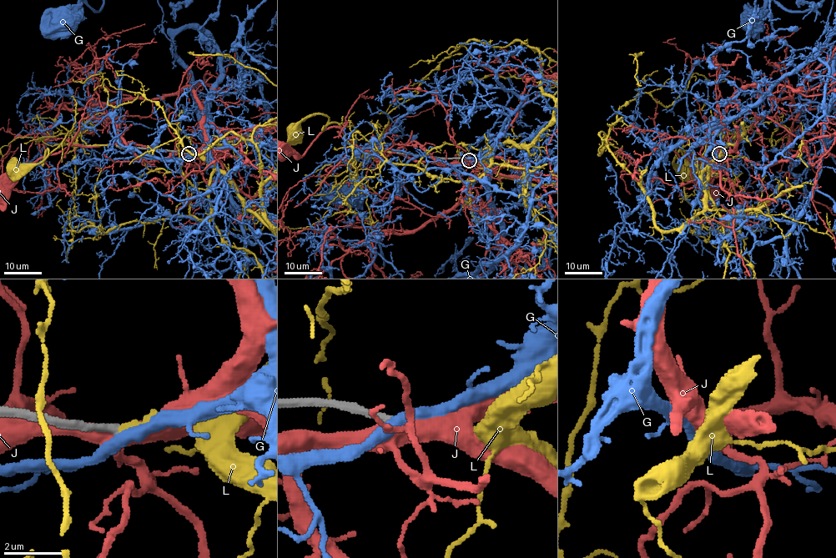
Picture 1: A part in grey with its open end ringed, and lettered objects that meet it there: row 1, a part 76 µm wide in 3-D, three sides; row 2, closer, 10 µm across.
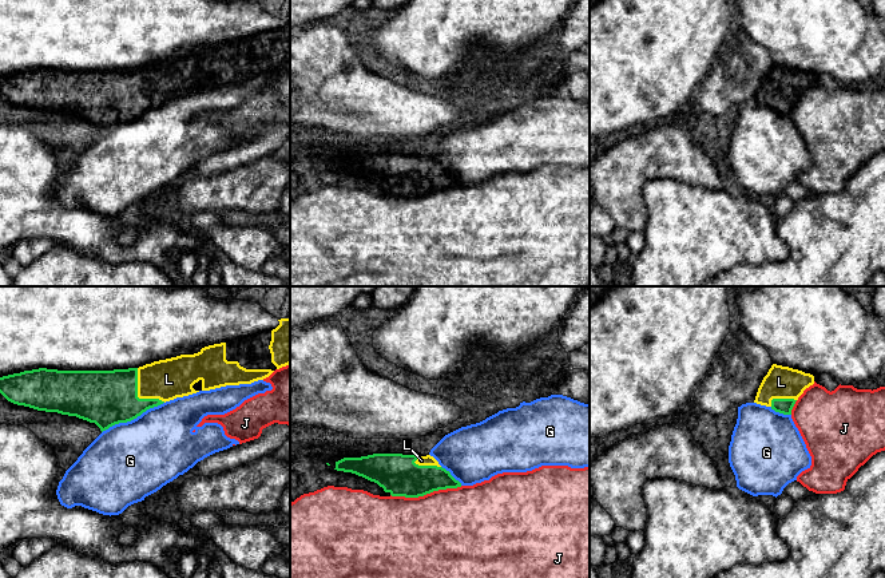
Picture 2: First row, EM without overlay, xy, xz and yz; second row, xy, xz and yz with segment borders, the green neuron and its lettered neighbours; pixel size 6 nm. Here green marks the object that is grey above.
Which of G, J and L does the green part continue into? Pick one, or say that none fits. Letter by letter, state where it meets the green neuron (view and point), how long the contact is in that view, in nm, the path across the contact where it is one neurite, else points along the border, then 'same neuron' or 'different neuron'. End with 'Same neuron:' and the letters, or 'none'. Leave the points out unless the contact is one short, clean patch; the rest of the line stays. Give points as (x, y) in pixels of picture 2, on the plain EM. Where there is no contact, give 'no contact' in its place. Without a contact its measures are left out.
G: xy (133, 119) | 420 nm | along xy (163, 102), (147, 109), (130, 121), (115, 123), (102, 133) | different neuron
J: xz (425, 194) | 440 nm | along xz (461, 186), (433, 190), (417, 197), (391, 196) | different neuron
L: xy (137, 97) | 260 nm | same neuron
Same neuron: L

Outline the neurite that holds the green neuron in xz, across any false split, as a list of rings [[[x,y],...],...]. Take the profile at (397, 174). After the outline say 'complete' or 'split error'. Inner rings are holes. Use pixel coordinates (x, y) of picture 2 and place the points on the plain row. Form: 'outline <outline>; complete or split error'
outline [[[373,154],[344,158],[336,162],[334,170],[374,182],[392,197],[418,198],[433,191],[461,187],[430,155]]]; split error

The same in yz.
outline [[[773,64],[758,88],[754,103],[791,115],[798,98],[813,84],[813,75]]]; split error

